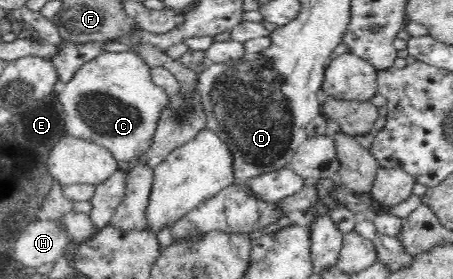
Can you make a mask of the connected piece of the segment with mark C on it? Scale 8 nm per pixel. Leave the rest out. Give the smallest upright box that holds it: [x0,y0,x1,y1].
[57,52,170,162]

